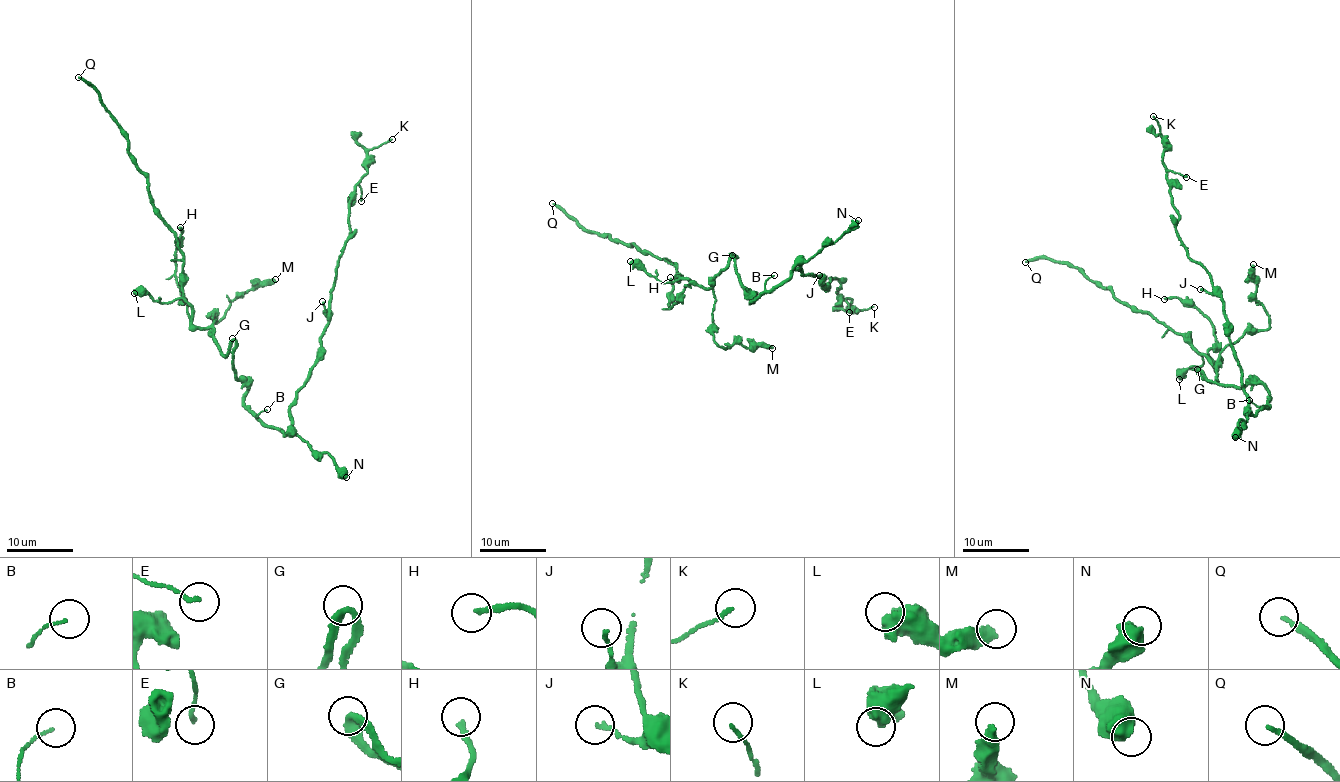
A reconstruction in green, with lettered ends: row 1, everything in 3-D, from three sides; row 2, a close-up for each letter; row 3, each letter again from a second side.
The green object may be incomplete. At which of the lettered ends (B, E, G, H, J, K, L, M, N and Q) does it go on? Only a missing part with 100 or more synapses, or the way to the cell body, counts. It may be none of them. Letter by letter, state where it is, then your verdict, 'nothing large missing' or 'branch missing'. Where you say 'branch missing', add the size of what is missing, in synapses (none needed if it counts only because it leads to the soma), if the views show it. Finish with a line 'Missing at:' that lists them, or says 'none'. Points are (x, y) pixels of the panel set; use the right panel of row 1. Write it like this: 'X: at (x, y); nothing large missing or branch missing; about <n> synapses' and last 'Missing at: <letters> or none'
B: at (1249, 400); nothing large missing
E: at (1186, 177); nothing large missing
G: at (1197, 369); nothing large missing
H: at (1164, 299); branch missing; about 100 synapses
J: at (1200, 289); nothing large missing
K: at (1153, 116); nothing large missing
L: at (1179, 379); nothing large missing
M: at (1253, 264); nothing large missing
N: at (1235, 437); nothing large missing
Q: at (1025, 262); nothing large missing
Missing at: H

